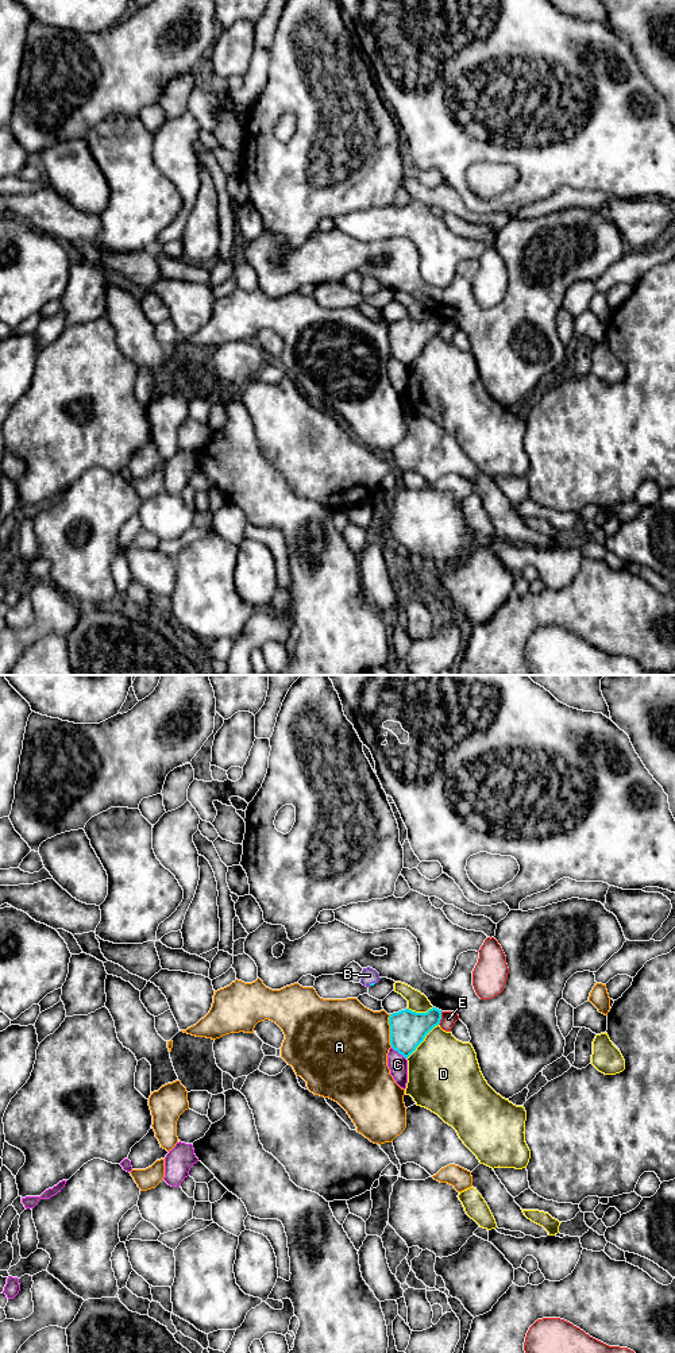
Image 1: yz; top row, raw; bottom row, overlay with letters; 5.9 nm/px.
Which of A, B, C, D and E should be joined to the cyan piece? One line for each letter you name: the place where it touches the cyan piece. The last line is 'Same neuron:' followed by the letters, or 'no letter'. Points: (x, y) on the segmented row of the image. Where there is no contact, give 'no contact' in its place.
B: yz (371, 983)
Same neuron: B

